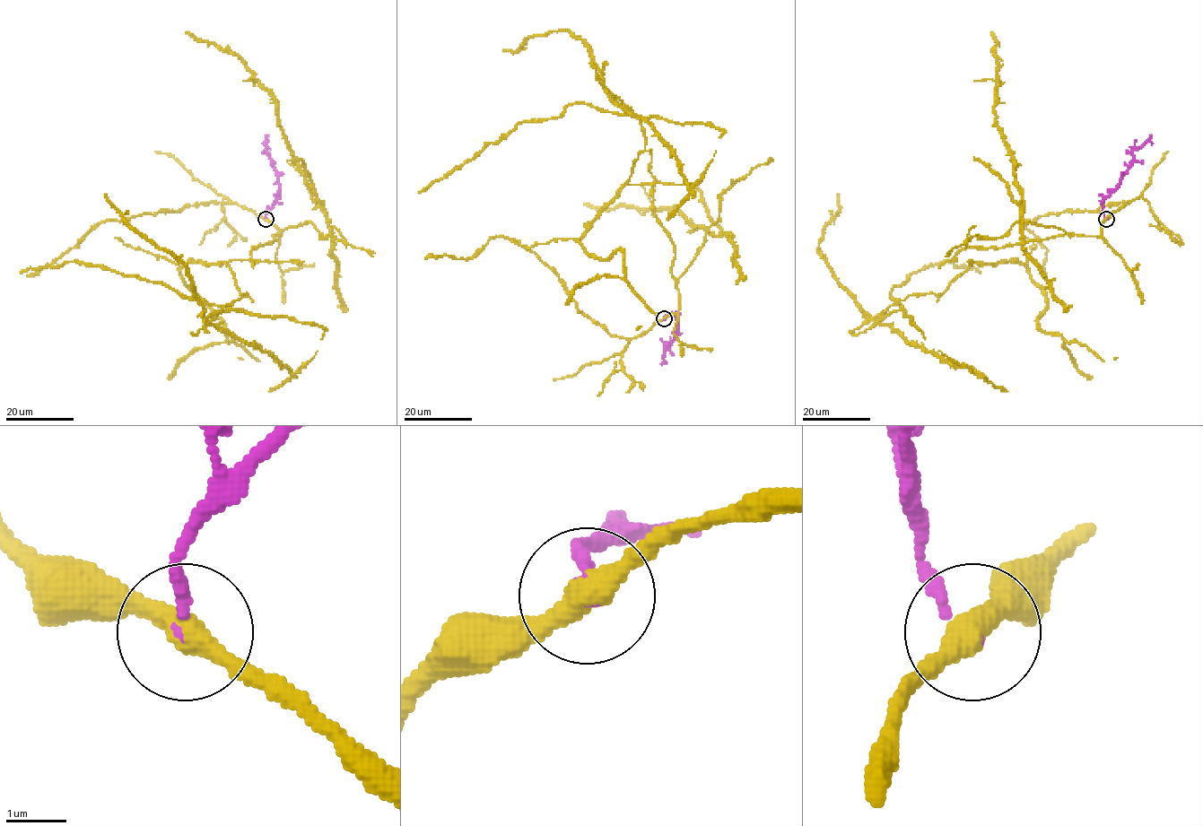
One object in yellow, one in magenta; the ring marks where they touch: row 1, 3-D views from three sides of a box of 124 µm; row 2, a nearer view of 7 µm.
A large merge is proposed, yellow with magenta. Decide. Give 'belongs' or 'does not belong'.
does not belong

